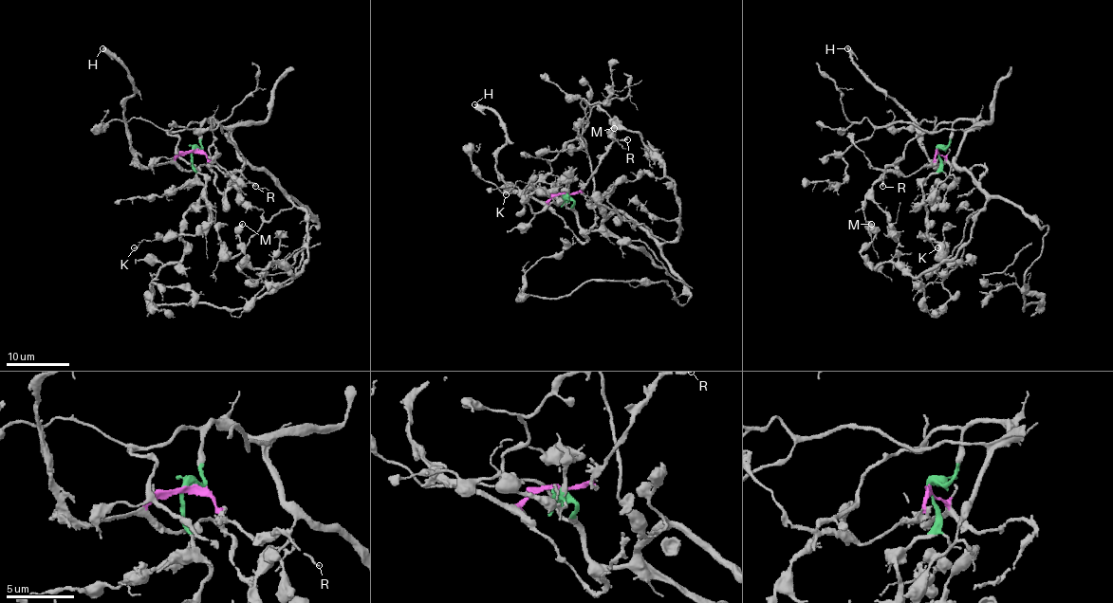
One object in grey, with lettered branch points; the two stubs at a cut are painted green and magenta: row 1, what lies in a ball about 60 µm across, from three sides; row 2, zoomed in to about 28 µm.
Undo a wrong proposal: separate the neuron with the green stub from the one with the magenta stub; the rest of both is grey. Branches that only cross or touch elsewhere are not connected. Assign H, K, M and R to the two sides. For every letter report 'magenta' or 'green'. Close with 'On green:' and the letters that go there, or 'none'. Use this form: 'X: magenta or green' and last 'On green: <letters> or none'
H: magenta
K: green
M: green
R: magenta
On green: K, M

